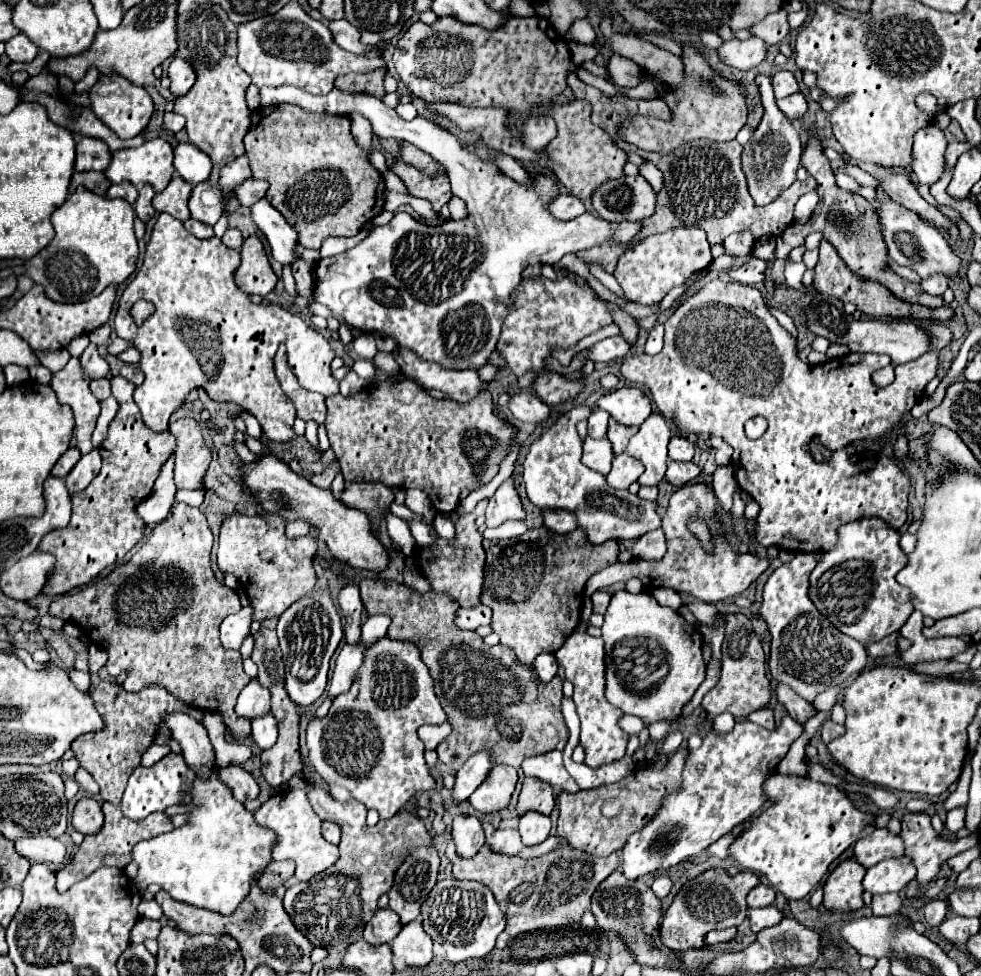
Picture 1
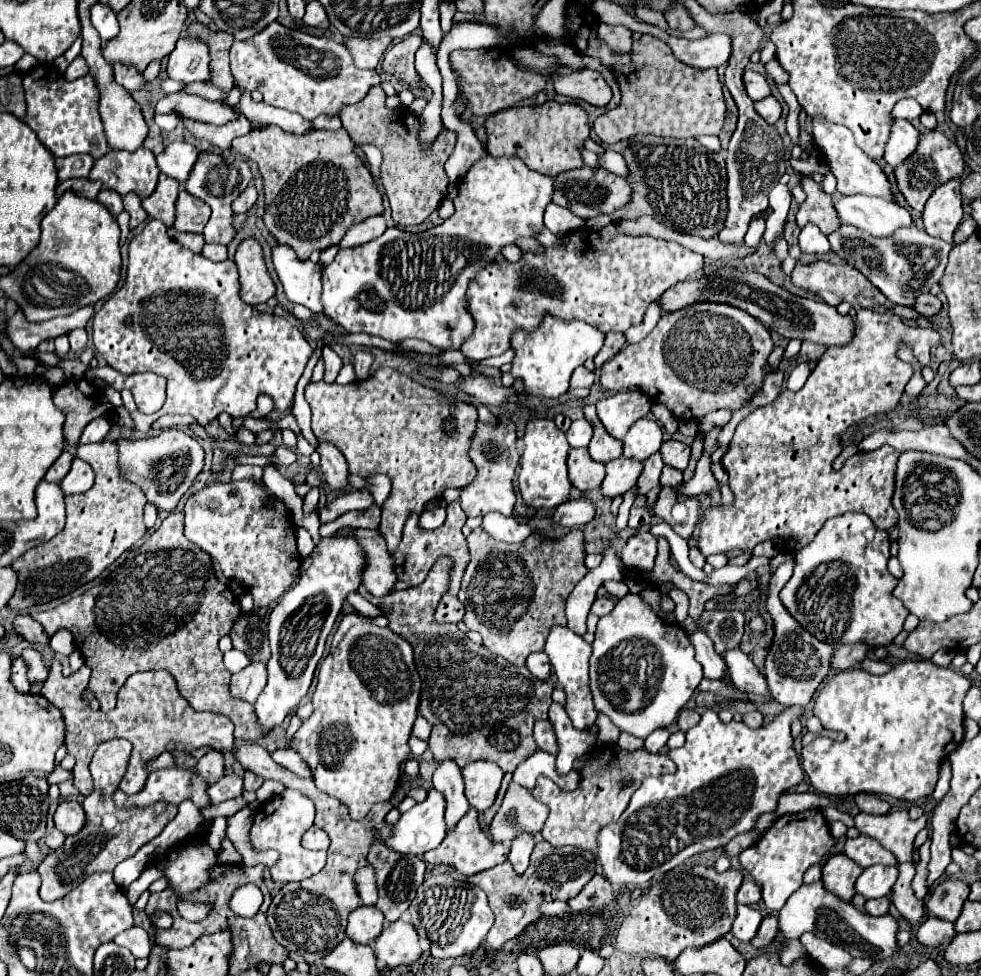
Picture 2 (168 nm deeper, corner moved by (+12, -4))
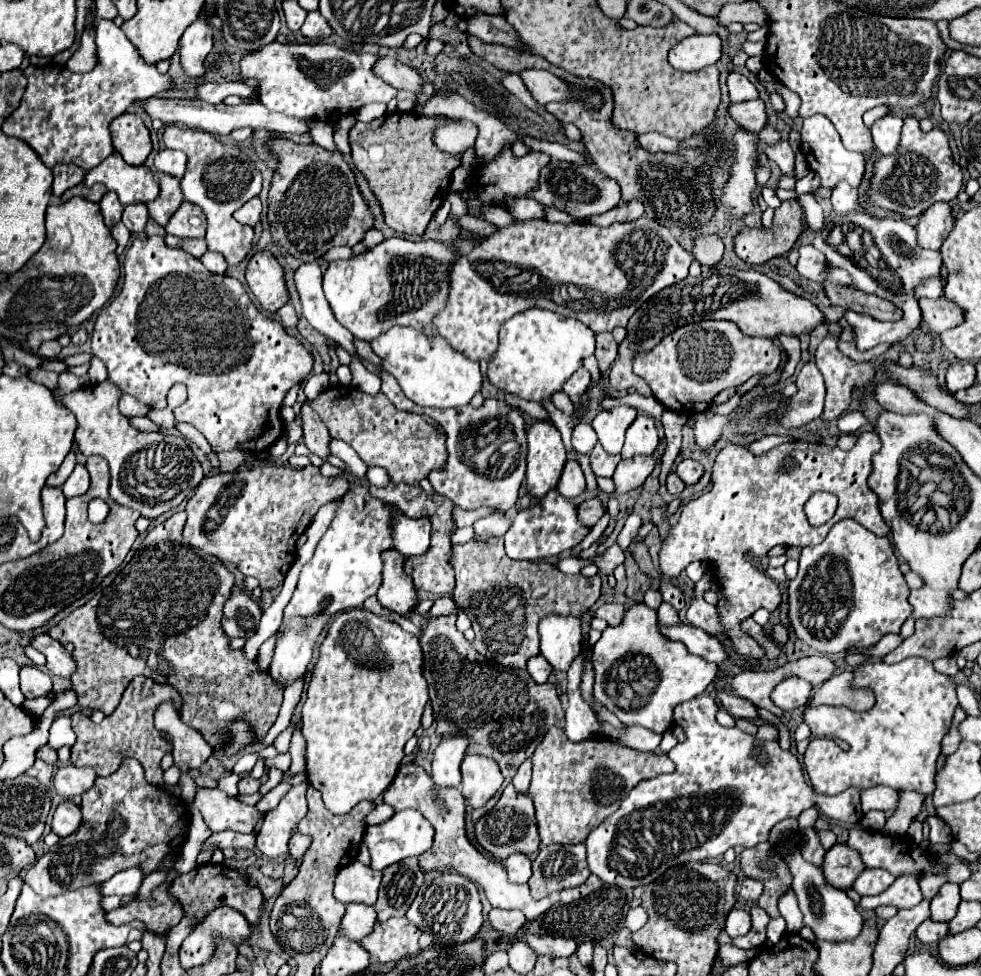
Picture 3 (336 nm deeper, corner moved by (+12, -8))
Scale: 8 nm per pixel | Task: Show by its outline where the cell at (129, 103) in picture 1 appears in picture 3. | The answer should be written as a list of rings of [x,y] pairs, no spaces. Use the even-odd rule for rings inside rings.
[[[124,113],[110,125],[114,149],[122,155],[128,165],[144,165],[152,151],[150,133],[138,115]]]

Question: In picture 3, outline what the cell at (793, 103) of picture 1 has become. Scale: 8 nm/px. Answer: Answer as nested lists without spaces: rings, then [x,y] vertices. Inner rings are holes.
[[[760,99],[732,103],[728,107],[728,113],[738,123],[738,127],[750,133],[758,133],[766,125],[766,109]]]

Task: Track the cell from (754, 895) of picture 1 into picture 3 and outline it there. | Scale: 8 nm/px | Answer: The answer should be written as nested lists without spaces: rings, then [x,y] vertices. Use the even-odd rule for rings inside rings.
[[[746,877],[744,883],[742,883],[742,889],[740,889],[740,895],[748,901],[758,901],[758,897],[762,895],[762,883],[756,881],[756,879]]]

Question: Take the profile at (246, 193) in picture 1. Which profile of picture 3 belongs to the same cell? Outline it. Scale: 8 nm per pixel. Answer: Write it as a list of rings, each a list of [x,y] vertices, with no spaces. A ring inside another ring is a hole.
[[[254,197],[254,199],[250,199],[246,205],[242,205],[236,213],[234,213],[234,217],[240,221],[240,223],[244,223],[244,225],[256,225],[258,221],[260,221],[260,213],[262,213],[262,203],[260,203],[260,199],[258,197]]]

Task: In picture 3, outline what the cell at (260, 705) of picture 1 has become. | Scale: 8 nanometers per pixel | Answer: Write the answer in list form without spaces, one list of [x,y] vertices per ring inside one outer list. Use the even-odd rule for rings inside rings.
[[[272,635],[270,639],[266,639],[260,647],[260,653],[258,653],[258,665],[262,669],[268,669],[270,665],[270,659],[272,659],[272,653],[274,653],[274,647],[276,647],[276,635]]]

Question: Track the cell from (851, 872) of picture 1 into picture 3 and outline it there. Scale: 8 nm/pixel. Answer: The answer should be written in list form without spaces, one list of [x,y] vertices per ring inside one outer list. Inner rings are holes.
[[[836,843],[826,851],[822,869],[830,885],[846,891],[848,887],[852,887],[852,881],[858,877],[858,873],[864,871],[864,863],[854,849]]]

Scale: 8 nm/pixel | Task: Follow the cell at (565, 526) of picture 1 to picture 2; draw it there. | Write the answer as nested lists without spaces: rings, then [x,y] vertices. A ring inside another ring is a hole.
[[[572,499],[560,507],[556,507],[552,515],[552,523],[564,525],[568,529],[582,527],[594,519],[594,505],[588,499]]]

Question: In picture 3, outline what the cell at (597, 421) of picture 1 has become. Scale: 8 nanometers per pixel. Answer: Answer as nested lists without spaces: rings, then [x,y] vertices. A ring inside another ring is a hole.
[[[576,423],[574,431],[572,431],[574,451],[578,451],[582,455],[588,455],[594,449],[596,441],[598,441],[598,437],[596,437],[596,431],[592,429],[590,423]]]

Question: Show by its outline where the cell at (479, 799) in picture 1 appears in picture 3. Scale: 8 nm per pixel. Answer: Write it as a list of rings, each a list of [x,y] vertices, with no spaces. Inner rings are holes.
[[[466,755],[462,765],[462,795],[472,809],[482,807],[500,789],[504,777],[496,761],[480,755]]]

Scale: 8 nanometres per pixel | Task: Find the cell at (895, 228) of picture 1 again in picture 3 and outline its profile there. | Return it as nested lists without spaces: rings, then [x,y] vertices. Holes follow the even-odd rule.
[[[840,181],[840,183],[832,189],[832,205],[834,205],[834,211],[836,211],[836,213],[862,211],[856,189],[850,187],[846,181]]]

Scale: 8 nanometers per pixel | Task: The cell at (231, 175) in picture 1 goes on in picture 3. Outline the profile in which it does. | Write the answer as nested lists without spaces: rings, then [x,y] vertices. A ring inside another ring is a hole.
[[[166,125],[162,141],[170,149],[180,149],[186,153],[186,175],[180,181],[184,199],[198,205],[206,215],[206,241],[208,251],[218,251],[224,255],[226,263],[236,267],[252,249],[254,229],[250,225],[238,223],[232,213],[240,209],[246,201],[256,197],[262,189],[262,173],[254,159],[236,143],[220,141],[212,133],[198,129],[182,129],[178,125]]]

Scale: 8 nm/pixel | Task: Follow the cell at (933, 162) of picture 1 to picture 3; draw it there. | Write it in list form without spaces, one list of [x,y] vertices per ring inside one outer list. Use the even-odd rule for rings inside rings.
[[[886,115],[874,121],[870,127],[874,145],[880,153],[894,153],[896,145],[900,143],[900,131],[902,131],[902,119],[898,115]]]

